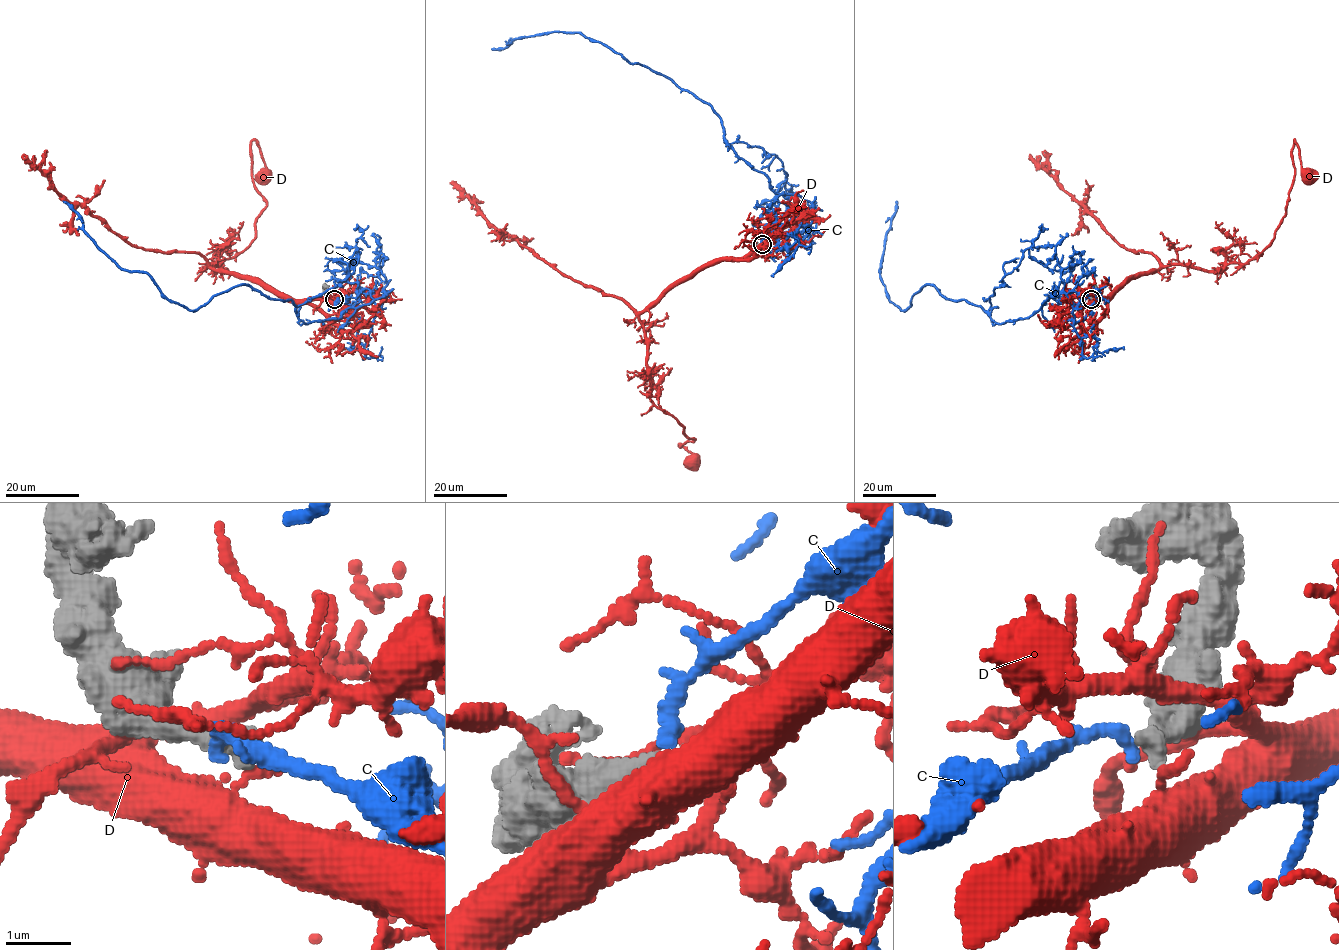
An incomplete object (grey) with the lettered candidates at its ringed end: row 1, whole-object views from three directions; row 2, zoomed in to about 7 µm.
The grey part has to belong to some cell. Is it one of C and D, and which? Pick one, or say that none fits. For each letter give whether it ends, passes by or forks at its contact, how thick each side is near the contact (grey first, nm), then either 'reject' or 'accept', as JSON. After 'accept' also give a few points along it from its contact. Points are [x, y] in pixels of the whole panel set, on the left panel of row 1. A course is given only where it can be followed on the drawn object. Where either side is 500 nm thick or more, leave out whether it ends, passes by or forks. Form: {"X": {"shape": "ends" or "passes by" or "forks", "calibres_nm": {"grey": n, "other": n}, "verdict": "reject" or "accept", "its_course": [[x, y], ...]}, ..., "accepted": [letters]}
{"C": {"shape": "ends", "calibres_nm": {"grey": 360, "other": 240}, "verdict": "reject"}, "D": {"shape": "ends", "calibres_nm": {"grey": 320, "other": 440}, "verdict": "reject"}, "accepted": []}

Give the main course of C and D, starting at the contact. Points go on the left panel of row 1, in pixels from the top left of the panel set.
C: (332, 298), (373, 300), (305, 324), (291, 300), (239, 284), (187, 309), (147, 273), (122, 270), (63, 201)
D: (334, 299), (291, 300), (211, 267), (218, 270), (252, 241), (266, 205), (252, 178), (253, 140), (264, 174)

